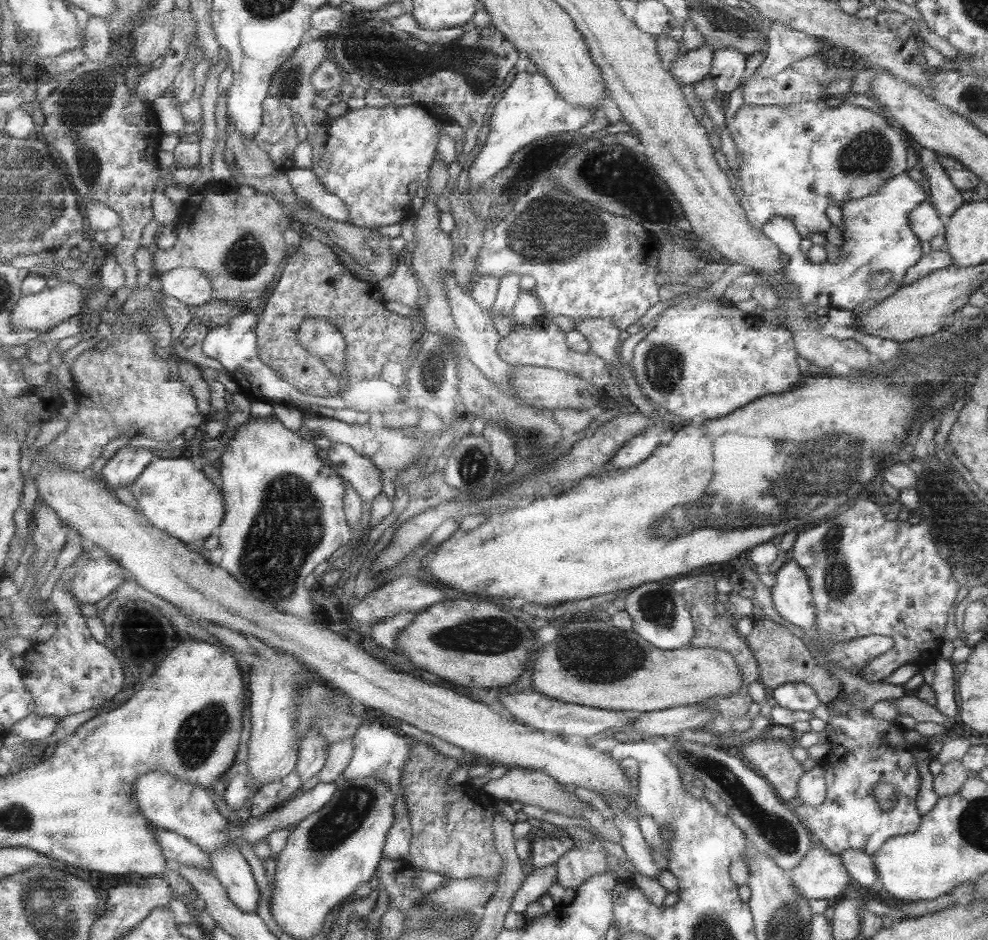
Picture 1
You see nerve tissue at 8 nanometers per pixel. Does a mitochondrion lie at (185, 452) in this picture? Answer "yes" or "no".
no

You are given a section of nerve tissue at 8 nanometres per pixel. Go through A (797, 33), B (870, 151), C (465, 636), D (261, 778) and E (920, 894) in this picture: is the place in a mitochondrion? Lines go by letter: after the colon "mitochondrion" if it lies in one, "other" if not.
A: other
B: mitochondrion
C: mitochondrion
D: other
E: other

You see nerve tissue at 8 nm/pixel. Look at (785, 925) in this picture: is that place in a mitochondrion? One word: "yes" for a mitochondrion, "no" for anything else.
yes

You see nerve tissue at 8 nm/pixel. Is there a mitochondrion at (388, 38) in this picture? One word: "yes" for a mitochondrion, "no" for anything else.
yes

